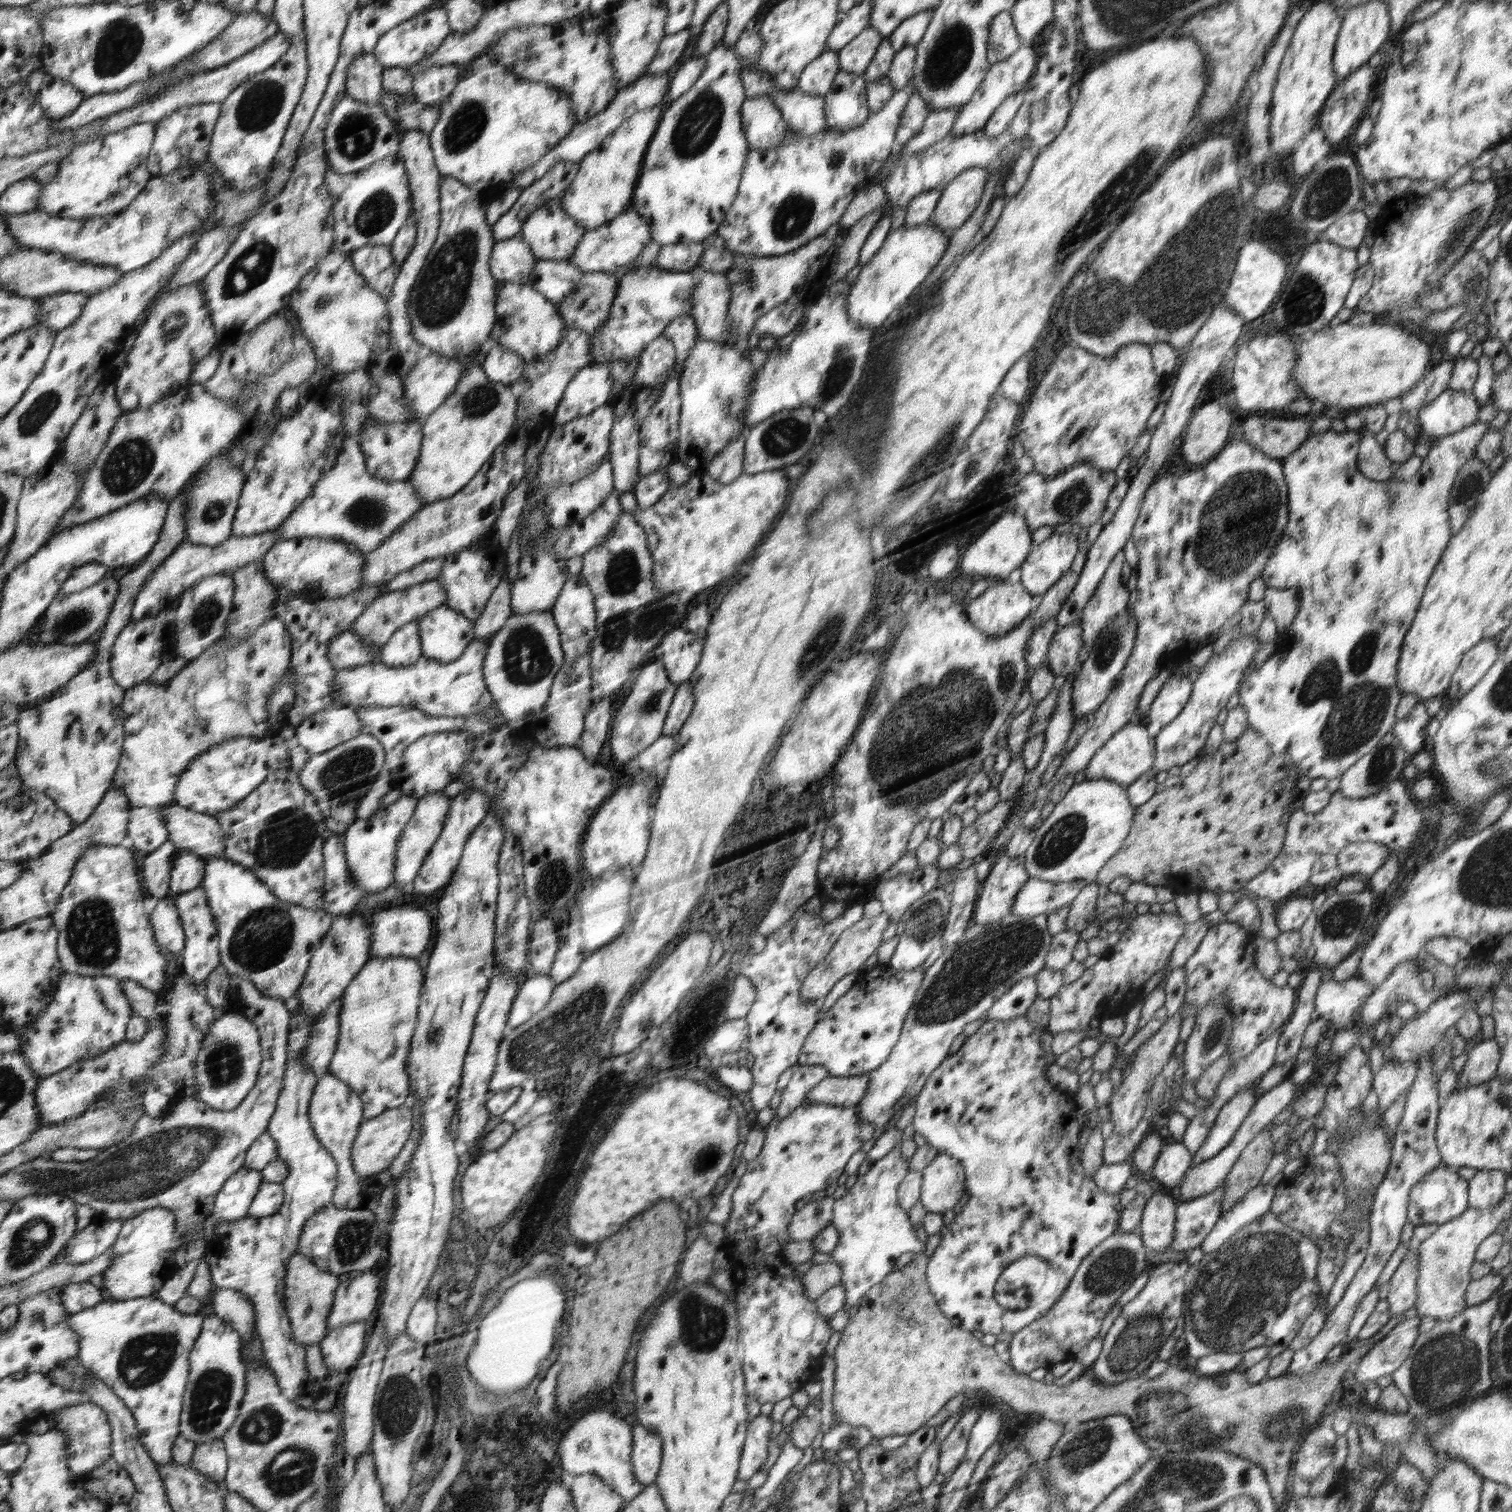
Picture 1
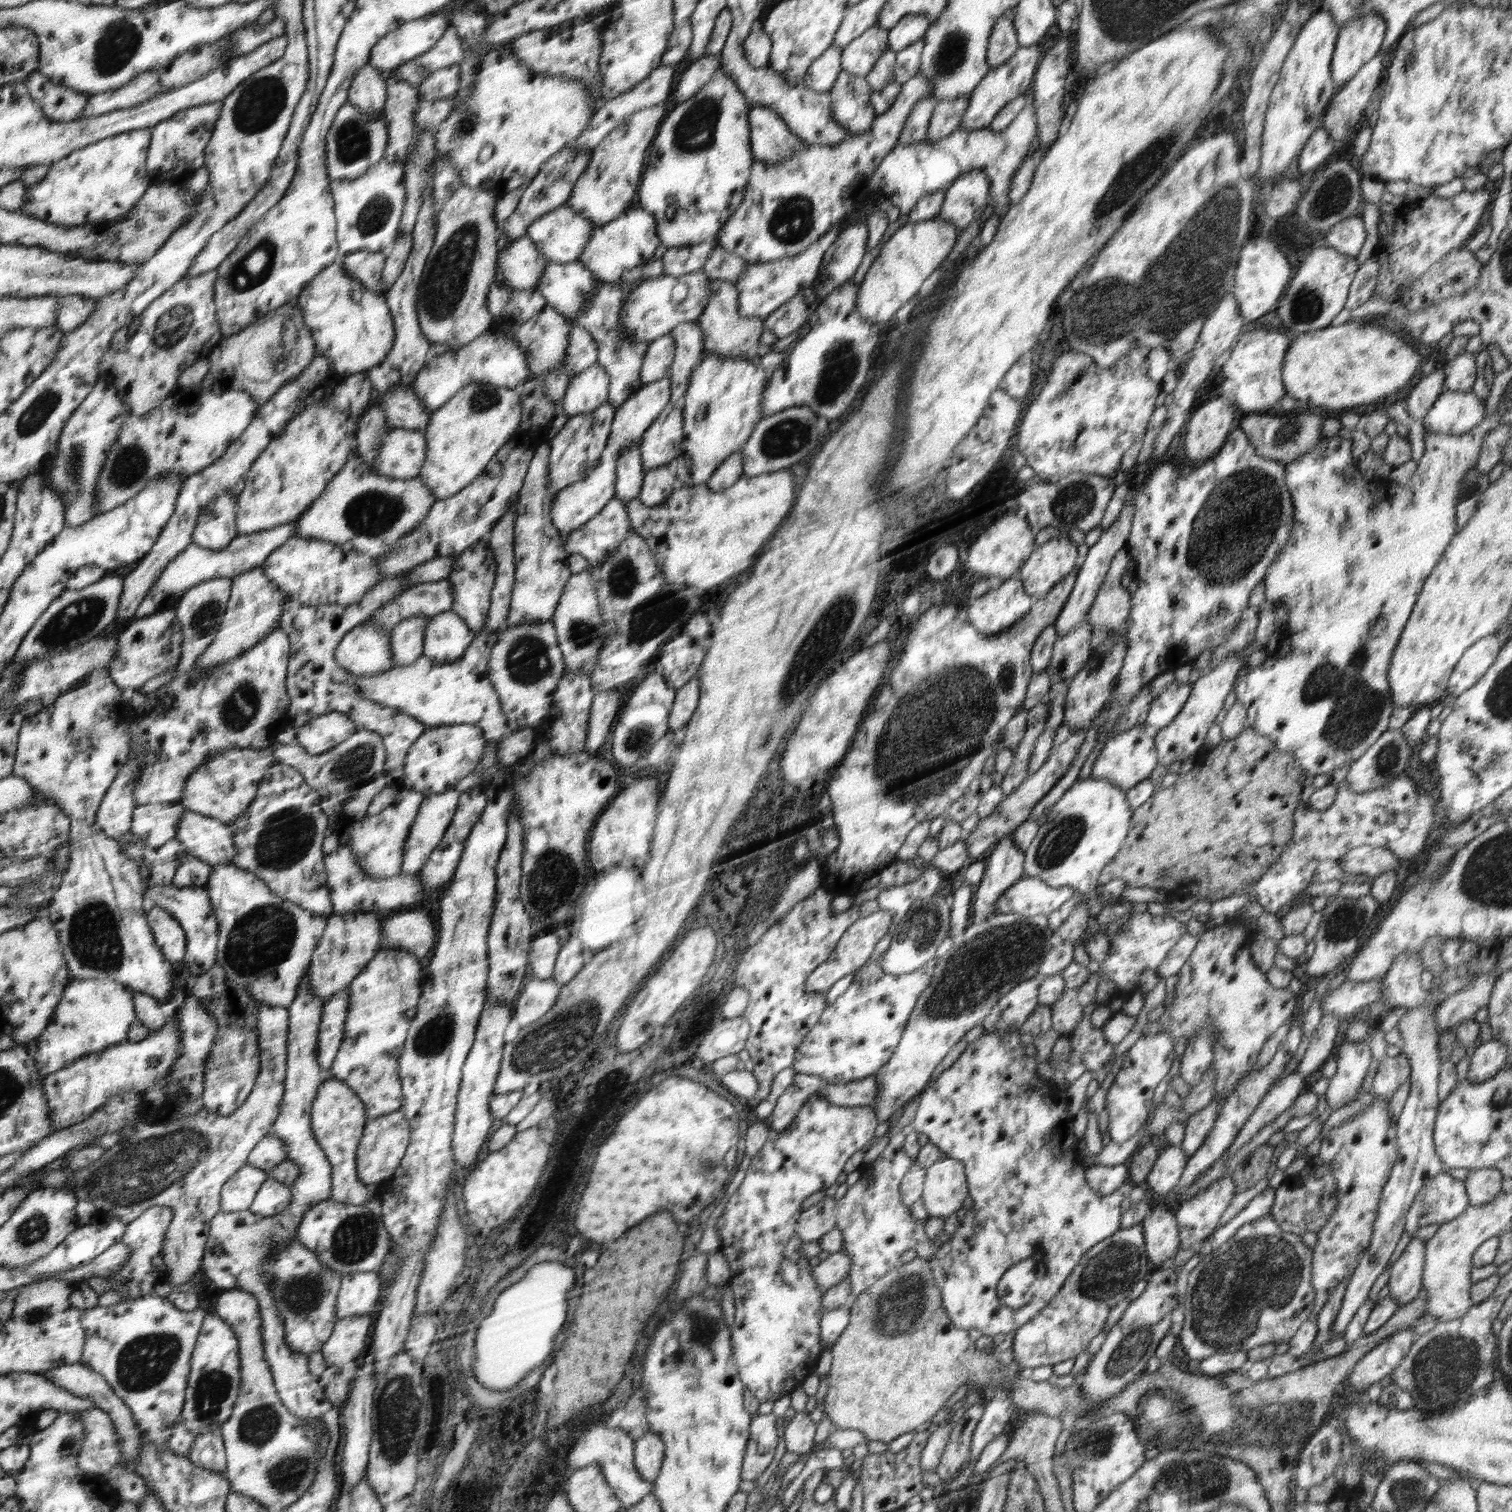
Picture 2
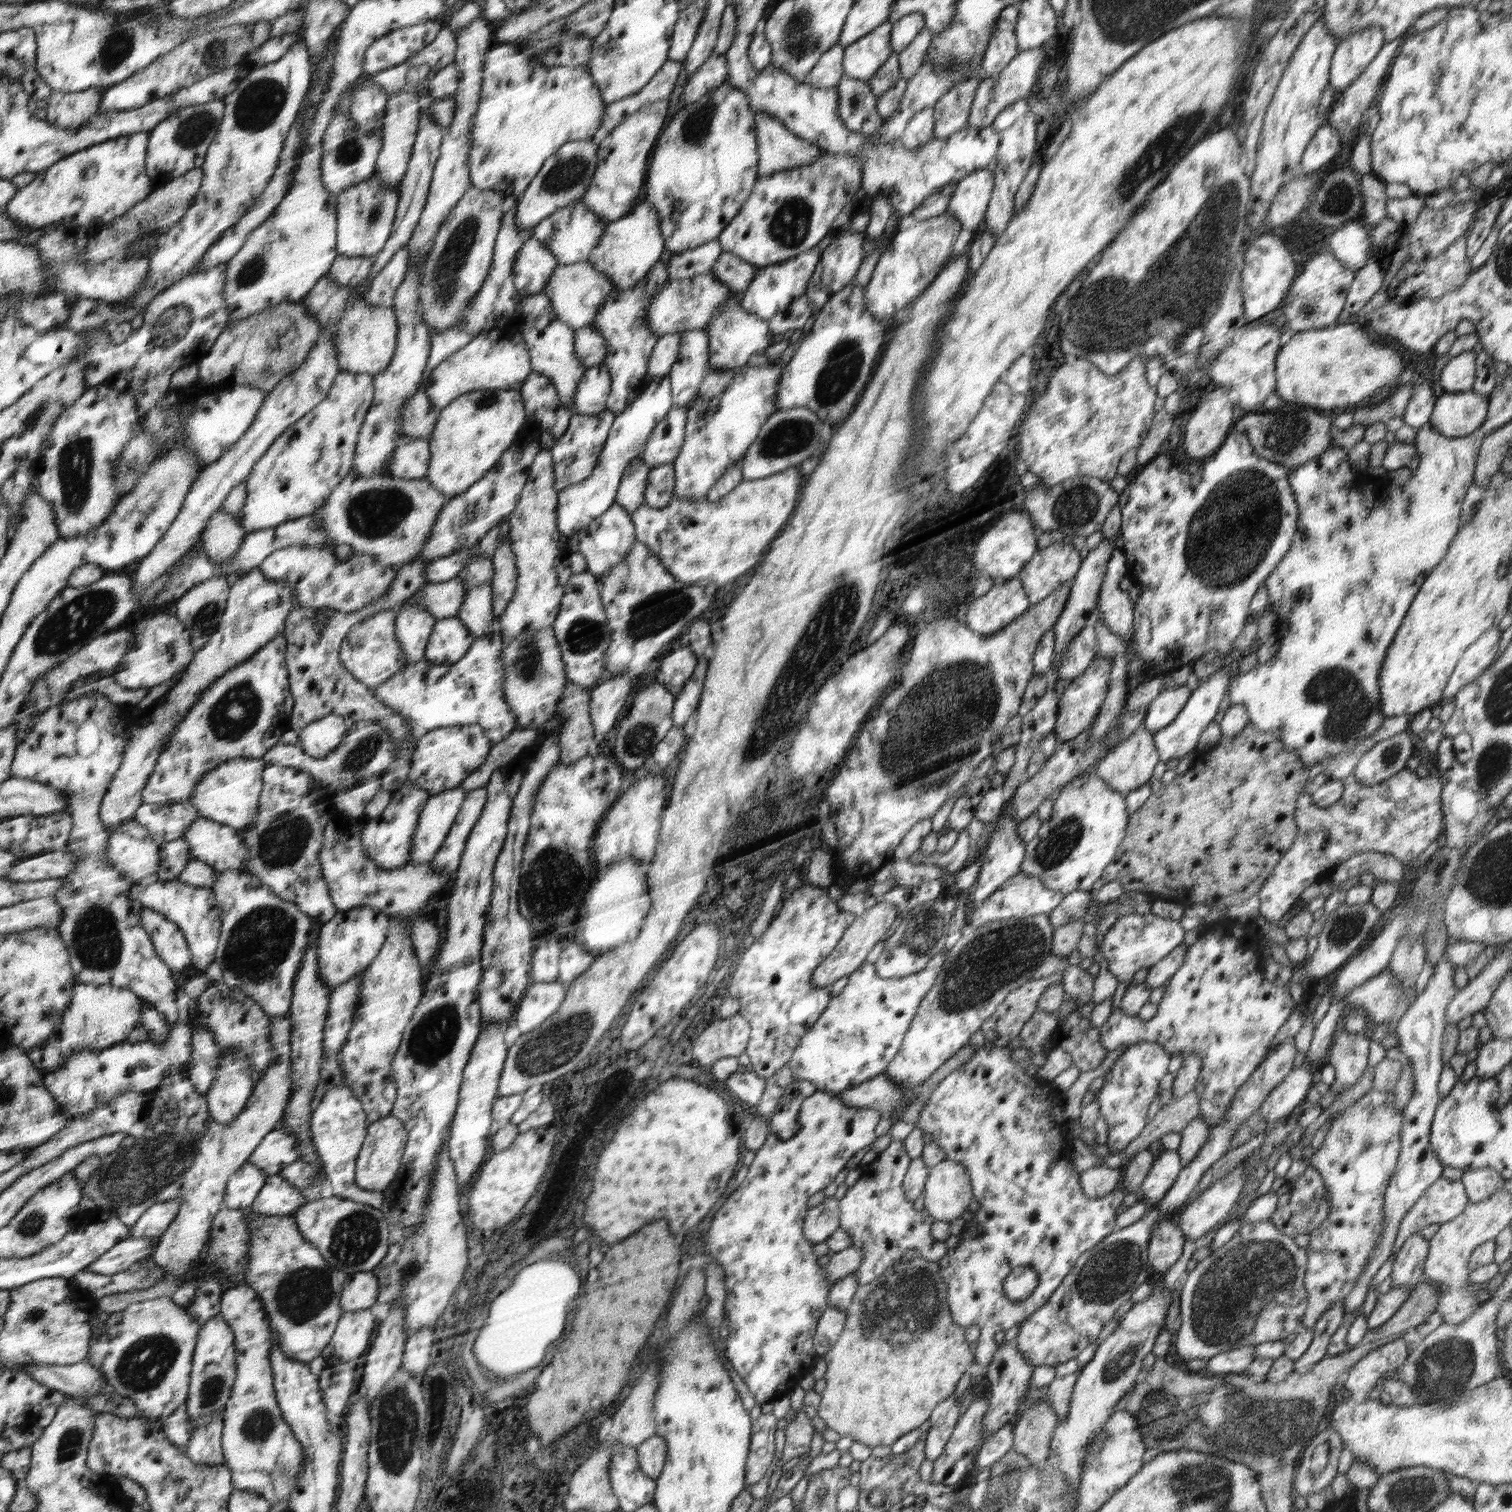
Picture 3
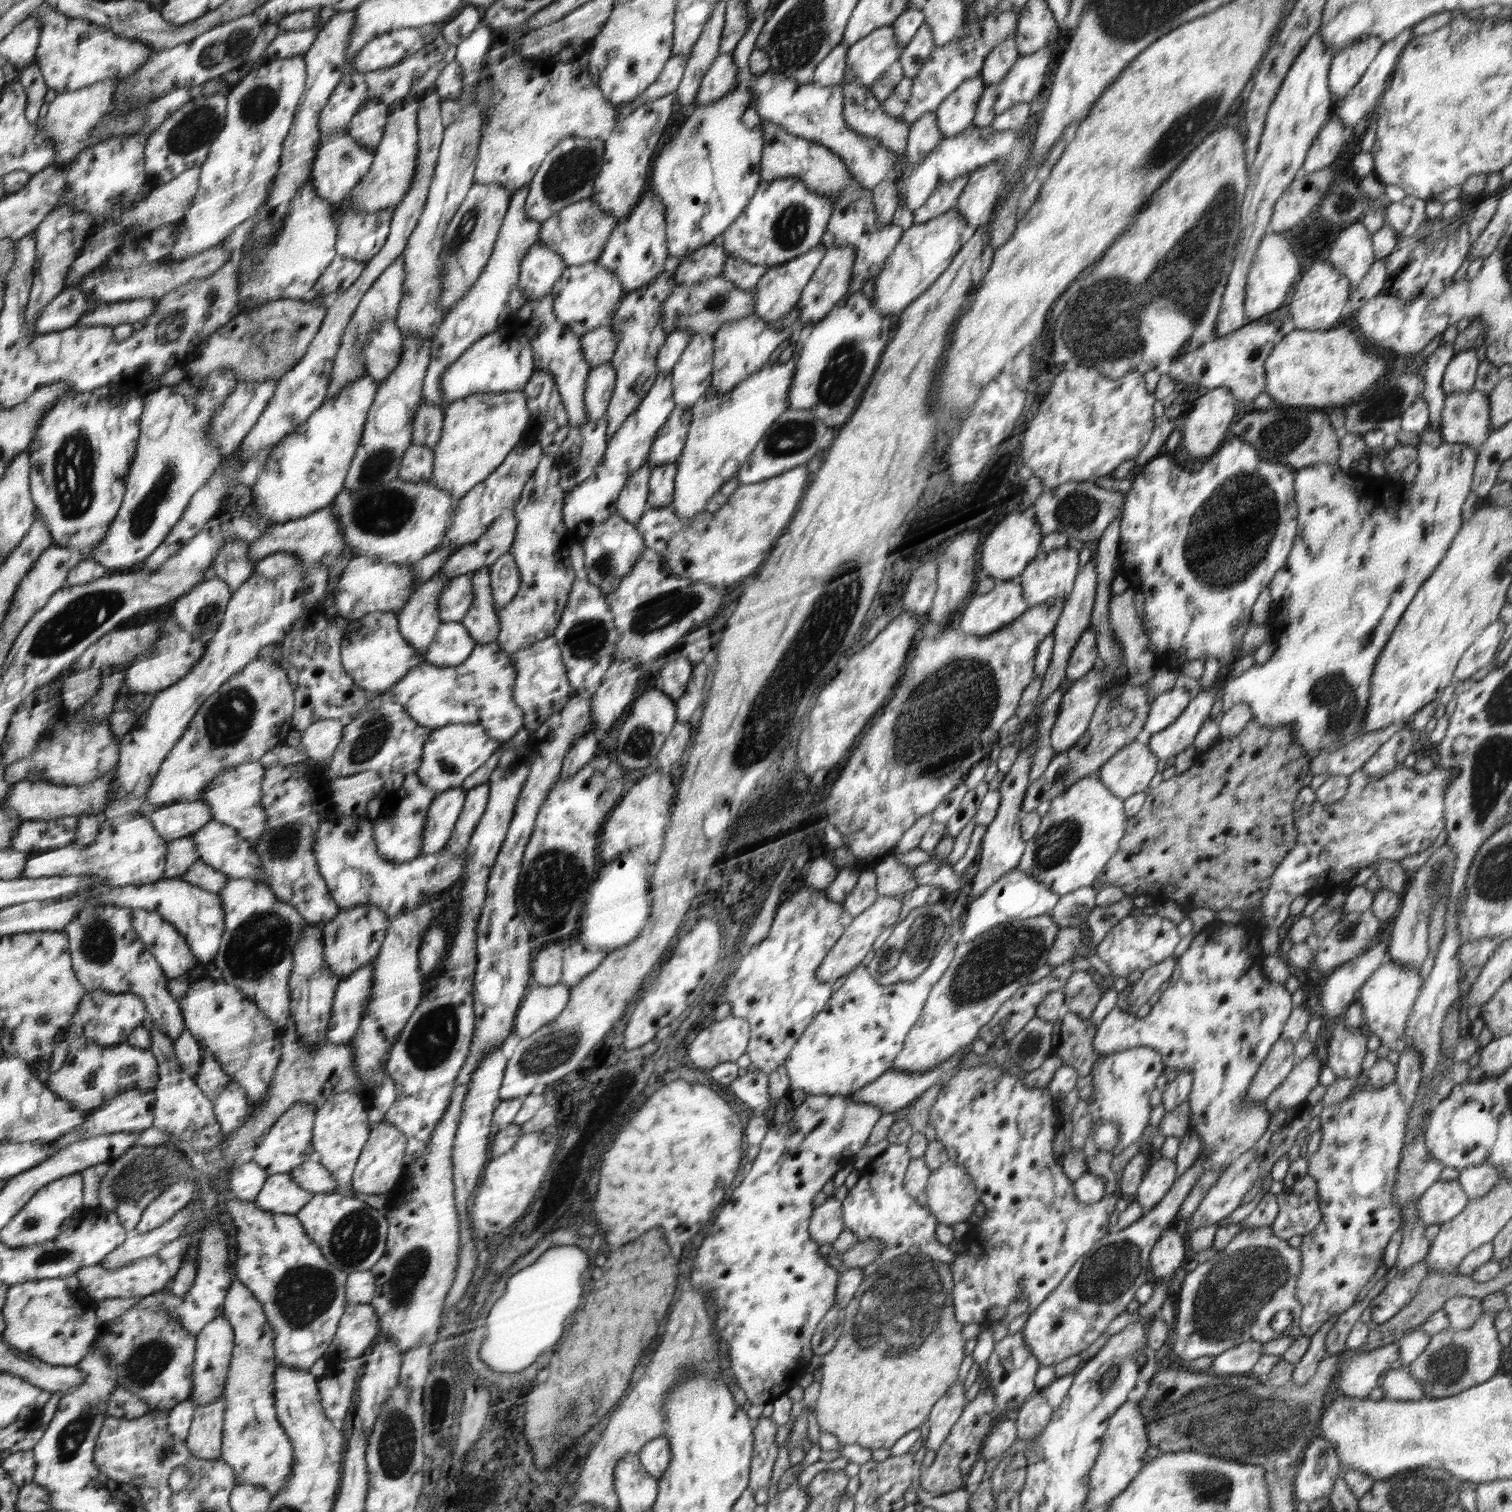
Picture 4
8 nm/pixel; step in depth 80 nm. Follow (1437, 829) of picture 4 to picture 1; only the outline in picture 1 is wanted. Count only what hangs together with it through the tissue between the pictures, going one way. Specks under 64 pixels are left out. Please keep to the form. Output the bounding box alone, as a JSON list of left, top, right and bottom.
[1243,778,1425,903]

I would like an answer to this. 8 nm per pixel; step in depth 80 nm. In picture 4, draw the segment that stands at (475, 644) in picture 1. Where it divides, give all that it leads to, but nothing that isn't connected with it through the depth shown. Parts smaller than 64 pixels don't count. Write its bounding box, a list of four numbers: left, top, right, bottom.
[386,641,523,742]

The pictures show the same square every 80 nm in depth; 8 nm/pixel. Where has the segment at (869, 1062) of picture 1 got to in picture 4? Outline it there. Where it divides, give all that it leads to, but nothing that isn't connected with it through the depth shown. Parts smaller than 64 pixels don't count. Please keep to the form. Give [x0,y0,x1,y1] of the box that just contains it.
[784,942,957,1096]

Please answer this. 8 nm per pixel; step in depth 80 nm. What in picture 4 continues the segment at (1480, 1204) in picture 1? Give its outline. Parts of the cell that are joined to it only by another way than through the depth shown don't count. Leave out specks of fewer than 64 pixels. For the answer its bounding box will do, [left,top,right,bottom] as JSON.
[1457,1163,1501,1201]

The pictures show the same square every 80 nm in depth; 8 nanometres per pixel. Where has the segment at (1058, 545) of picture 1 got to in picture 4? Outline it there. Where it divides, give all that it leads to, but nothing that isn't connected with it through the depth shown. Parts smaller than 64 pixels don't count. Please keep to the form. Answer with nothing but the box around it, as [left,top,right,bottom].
[1020,547,1079,608]

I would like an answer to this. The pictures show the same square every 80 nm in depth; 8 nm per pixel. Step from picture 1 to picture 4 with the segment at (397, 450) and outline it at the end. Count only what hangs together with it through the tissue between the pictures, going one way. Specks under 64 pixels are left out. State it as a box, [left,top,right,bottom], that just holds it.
[398,443,433,483]

